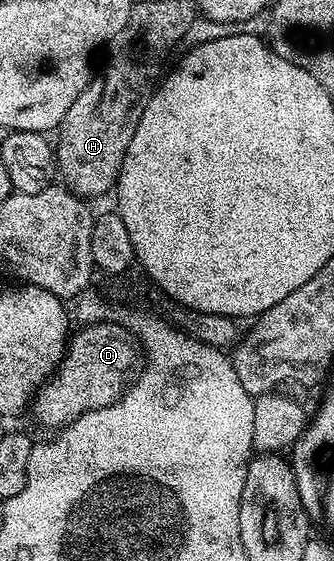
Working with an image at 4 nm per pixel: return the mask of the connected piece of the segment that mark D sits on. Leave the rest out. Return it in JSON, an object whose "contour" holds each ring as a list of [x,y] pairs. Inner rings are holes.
{"contour":[[[103,321],[75,330],[57,371],[34,396],[32,412],[46,427],[61,429],[84,413],[115,403],[140,367],[140,344],[129,326]],[[139,359],[139,363],[138,363]],[[131,374],[131,375],[130,375]]]}

